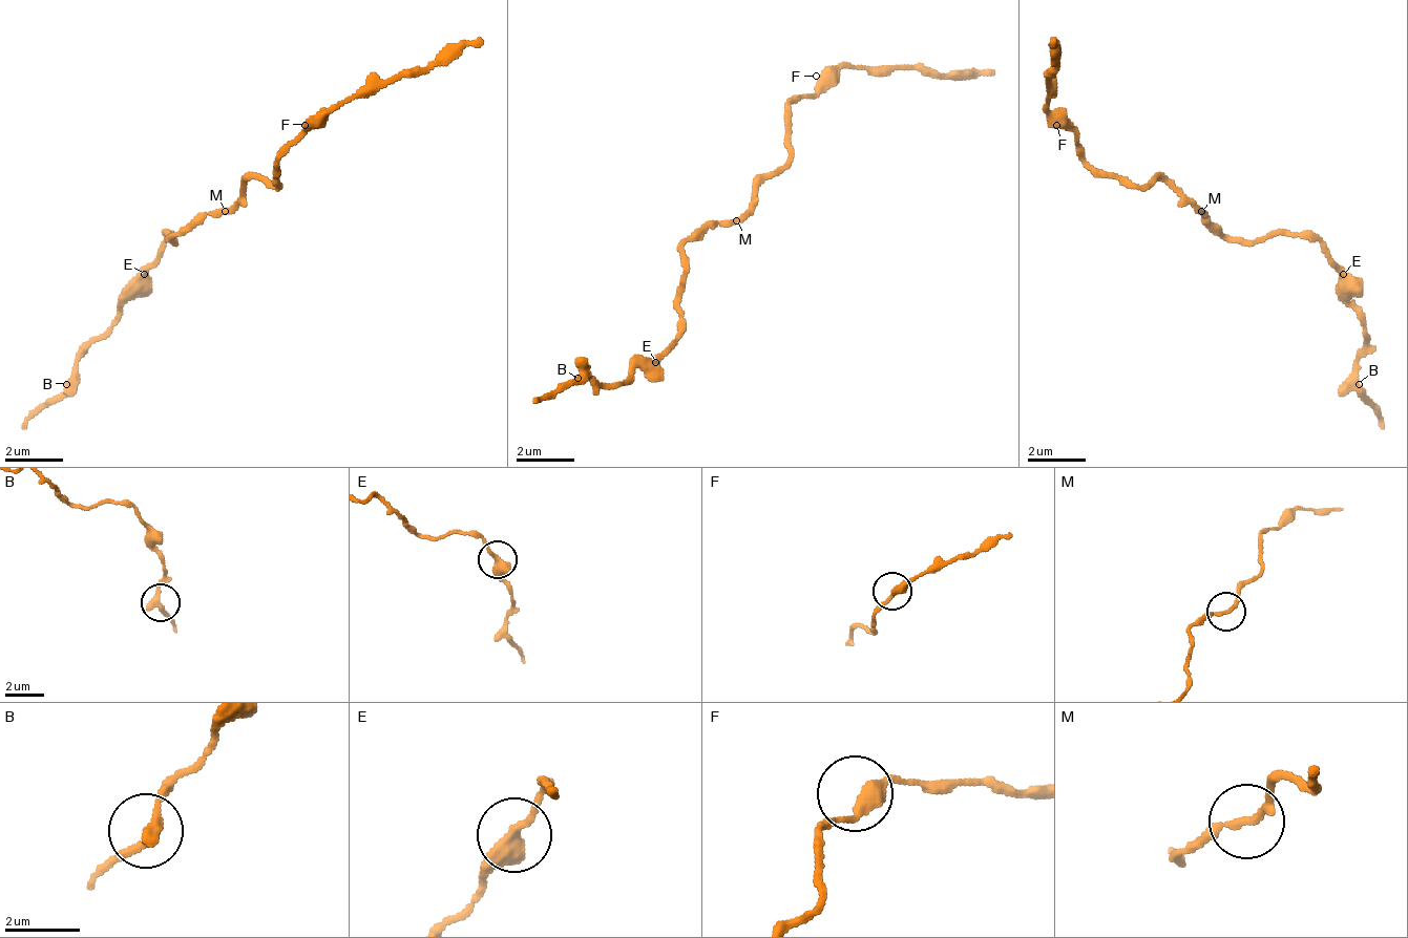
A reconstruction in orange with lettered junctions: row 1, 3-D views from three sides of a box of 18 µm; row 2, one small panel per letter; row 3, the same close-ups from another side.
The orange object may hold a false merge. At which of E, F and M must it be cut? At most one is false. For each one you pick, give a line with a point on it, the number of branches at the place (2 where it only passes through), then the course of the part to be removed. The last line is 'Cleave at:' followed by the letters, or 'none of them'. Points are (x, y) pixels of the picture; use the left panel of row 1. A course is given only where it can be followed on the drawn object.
Cleave at: none of them

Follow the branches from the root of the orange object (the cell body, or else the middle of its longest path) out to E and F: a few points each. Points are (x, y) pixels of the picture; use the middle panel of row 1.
E: (736, 220), (715, 220), (686, 249), (686, 284), (678, 292), (678, 335), (672, 342), (672, 349), (657, 364)
F: (736, 220), (751, 206), (751, 198), (786, 163), (786, 105), (794, 105), (816, 90), (816, 76)

